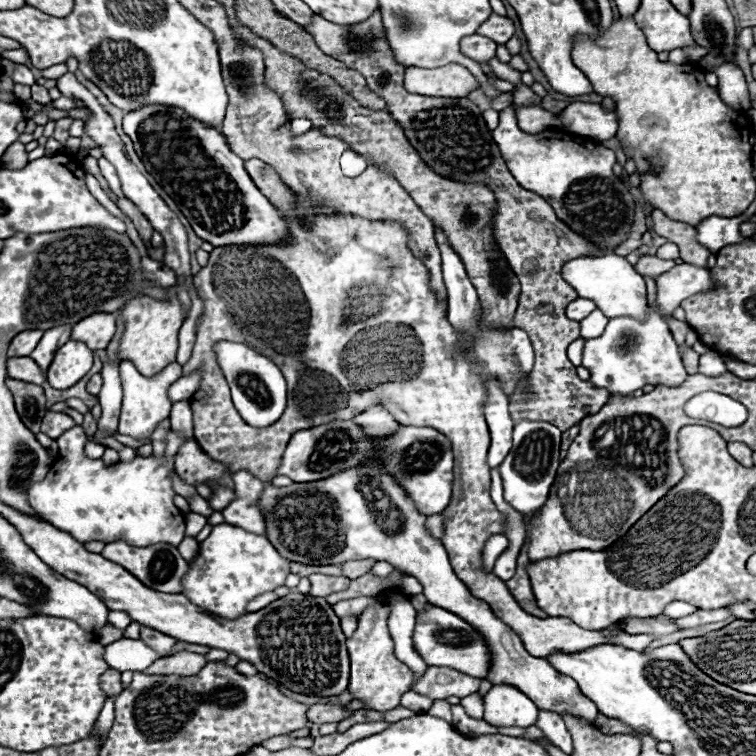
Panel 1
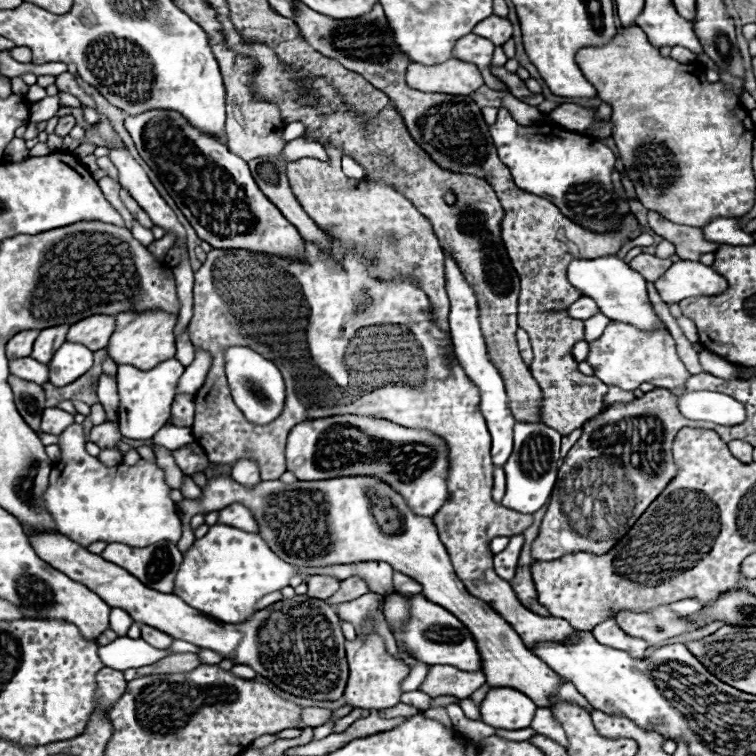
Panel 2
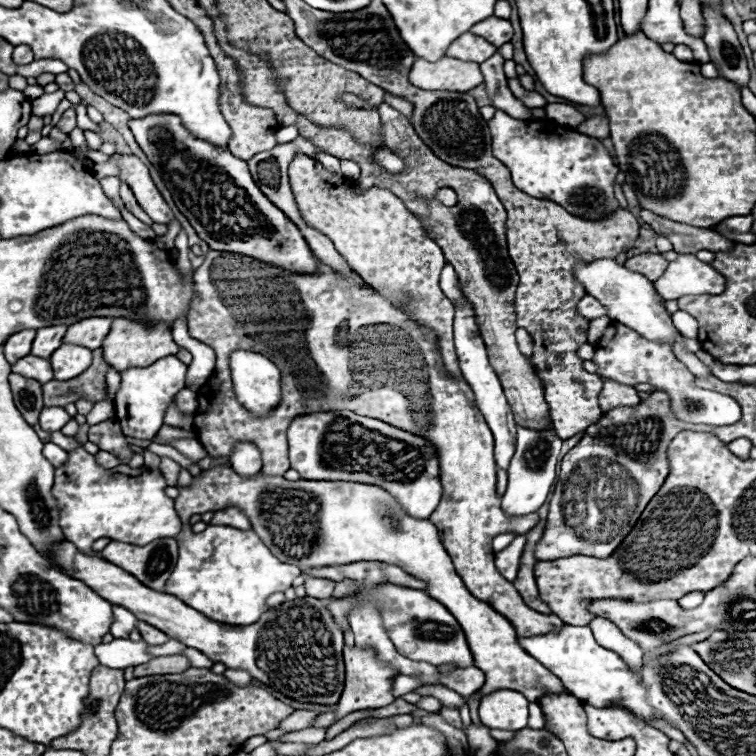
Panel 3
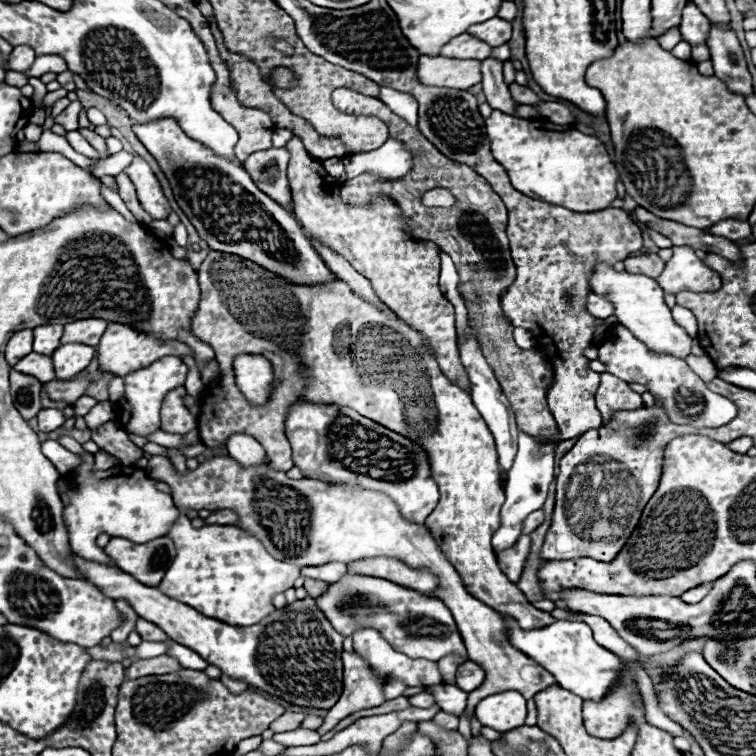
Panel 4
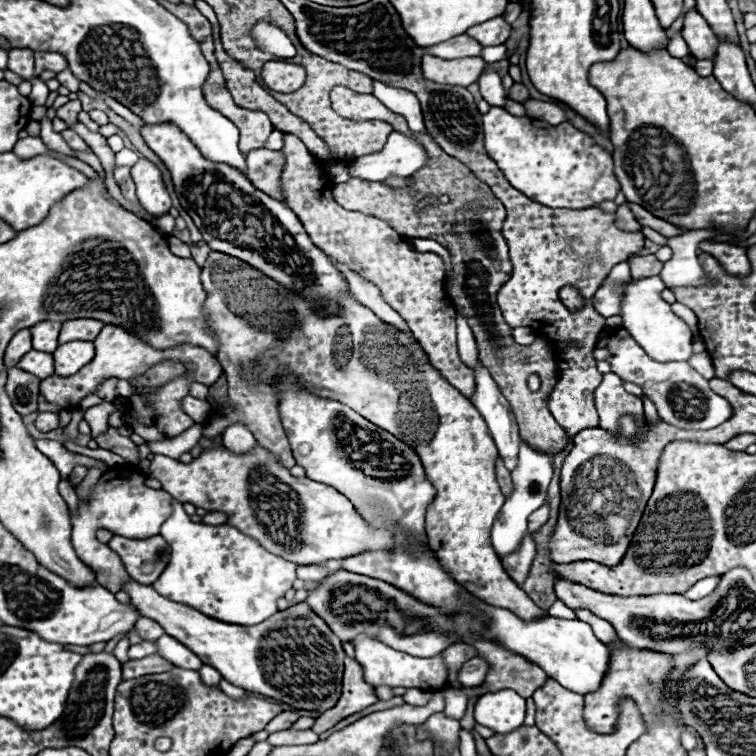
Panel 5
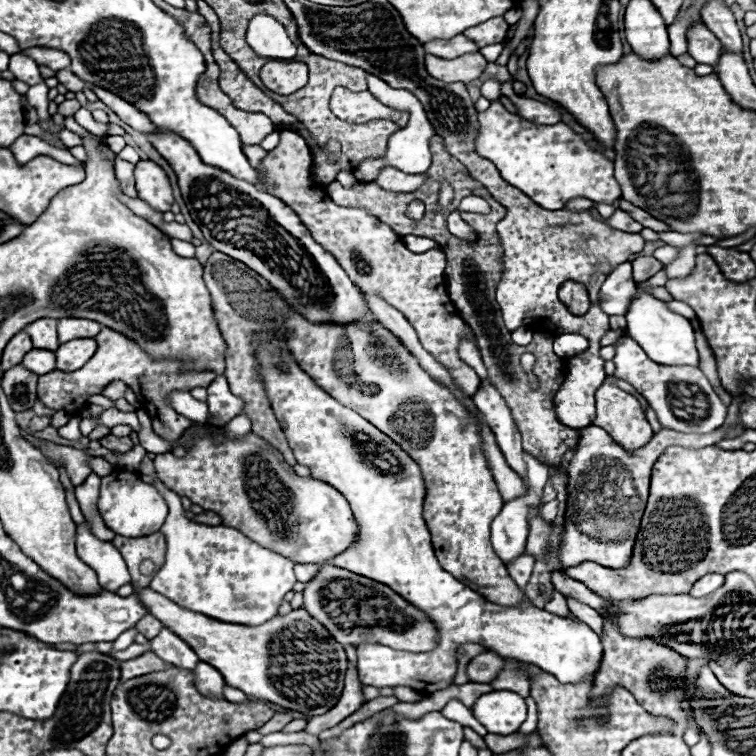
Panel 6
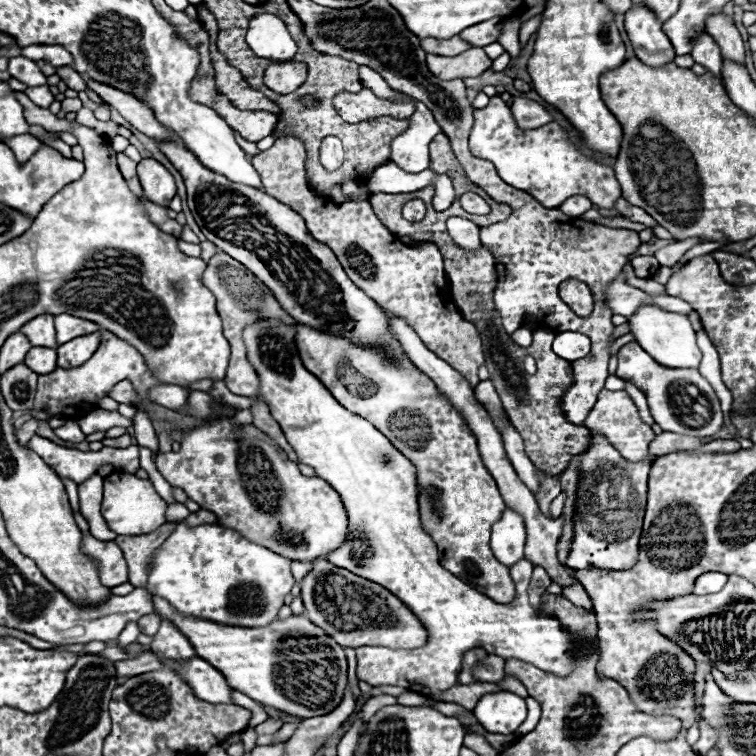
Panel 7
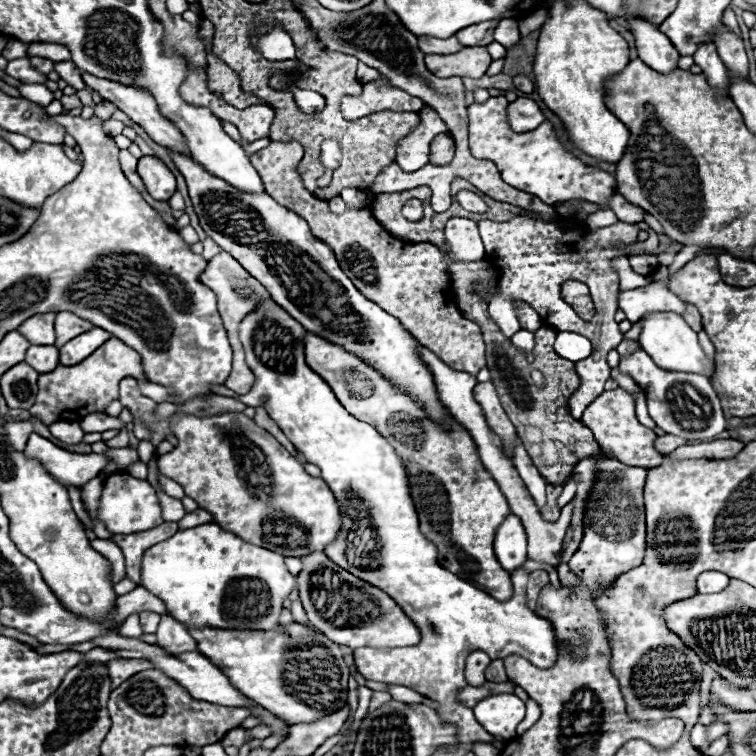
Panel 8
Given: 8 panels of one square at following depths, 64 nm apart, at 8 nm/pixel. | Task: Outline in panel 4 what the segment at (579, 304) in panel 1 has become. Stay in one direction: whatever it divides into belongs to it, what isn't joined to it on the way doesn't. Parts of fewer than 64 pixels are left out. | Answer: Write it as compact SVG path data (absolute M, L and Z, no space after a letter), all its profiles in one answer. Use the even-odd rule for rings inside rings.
M590 294L588 300L586 300L586 312L590 316L594 316L594 318L604 320L604 318L608 318L608 316L614 314L614 308L612 308L612 304L606 298L602 298L598 294Z

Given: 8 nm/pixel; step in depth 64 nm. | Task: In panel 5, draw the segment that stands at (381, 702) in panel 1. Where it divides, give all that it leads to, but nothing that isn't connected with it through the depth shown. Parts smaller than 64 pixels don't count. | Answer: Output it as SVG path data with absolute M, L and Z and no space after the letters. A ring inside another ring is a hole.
M346 656L344 666L346 668L344 668L344 690L342 690L342 696L340 696L340 700L336 702L334 708L326 710L322 716L316 718L316 724L312 726L312 730L316 734L322 734L322 732L330 730L342 718L350 716L350 714L354 714L358 710L364 710L366 706L372 706L374 702L378 702L374 686L364 680L364 670L356 662L356 658Z

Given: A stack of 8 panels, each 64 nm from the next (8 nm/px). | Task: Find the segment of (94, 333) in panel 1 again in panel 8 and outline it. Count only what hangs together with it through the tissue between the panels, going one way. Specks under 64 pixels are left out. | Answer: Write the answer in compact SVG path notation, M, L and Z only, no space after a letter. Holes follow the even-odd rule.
M58 312L56 314L56 344L54 346L60 348L70 338L76 338L78 334L84 334L86 330L92 330L92 328L94 328L94 324L78 318L72 312Z

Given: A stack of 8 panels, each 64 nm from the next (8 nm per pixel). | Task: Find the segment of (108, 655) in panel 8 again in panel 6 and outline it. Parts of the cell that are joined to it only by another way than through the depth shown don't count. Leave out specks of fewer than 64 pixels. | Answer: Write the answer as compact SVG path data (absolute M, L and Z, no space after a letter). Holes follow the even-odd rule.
M132 644L130 648L126 648L124 652L110 652L116 660L124 662L124 660L132 660L132 658L138 658L142 654L150 652L150 644Z

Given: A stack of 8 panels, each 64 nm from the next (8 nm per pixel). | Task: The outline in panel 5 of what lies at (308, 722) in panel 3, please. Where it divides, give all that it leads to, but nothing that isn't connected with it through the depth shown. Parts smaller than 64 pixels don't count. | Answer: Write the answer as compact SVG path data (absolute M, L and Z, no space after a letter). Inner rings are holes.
M282 712L282 714L278 714L278 718L272 718L264 730L266 730L266 732L288 730L288 728L298 720L298 718L300 718L298 712Z

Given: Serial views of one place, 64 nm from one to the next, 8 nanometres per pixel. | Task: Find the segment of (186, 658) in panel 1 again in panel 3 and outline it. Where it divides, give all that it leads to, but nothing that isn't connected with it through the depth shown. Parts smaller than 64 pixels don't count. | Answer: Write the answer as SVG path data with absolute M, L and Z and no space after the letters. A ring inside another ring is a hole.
M182 654L176 656L158 656L146 664L140 664L134 668L134 676L152 676L152 674L178 674L190 668L190 662L182 658Z

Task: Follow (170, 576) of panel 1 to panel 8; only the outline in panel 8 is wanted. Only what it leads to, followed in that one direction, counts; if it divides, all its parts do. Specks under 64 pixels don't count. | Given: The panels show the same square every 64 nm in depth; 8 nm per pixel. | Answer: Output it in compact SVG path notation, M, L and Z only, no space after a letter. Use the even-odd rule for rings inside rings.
M164 522L152 530L146 530L146 532L114 534L112 536L112 542L116 542L126 556L126 574L132 582L140 584L140 568L142 568L144 550L148 550L150 546L164 542L166 538L174 536L174 532L178 532L178 524L176 522Z

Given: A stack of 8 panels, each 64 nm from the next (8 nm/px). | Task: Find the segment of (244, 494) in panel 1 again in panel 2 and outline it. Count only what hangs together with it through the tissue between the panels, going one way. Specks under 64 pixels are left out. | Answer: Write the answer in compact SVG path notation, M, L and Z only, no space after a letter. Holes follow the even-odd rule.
M238 460L236 466L232 468L232 478L240 480L242 486L258 486L260 482L260 474L258 474L258 466L254 460ZM230 504L228 508L220 510L220 524L228 524L246 532L258 532L258 522L254 514L244 504Z

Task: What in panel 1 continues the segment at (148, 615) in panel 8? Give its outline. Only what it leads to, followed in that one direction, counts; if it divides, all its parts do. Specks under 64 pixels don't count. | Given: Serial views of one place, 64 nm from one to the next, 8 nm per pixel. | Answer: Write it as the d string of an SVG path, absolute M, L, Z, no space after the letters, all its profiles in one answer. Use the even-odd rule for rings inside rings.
M142 626L142 640L152 648L156 650L160 656L170 656L174 646L176 646L176 638L168 636L168 634L162 634L154 628L148 628L148 626Z

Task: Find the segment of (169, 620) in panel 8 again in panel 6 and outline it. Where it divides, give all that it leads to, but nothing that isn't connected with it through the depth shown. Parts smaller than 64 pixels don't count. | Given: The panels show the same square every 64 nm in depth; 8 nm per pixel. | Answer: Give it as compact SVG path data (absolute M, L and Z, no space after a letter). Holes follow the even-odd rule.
M162 628L162 632L154 640L150 640L150 644L152 644L154 654L158 654L164 662L176 668L192 670L194 662L200 662L194 650L184 640L180 640L176 634L172 634L168 628Z

